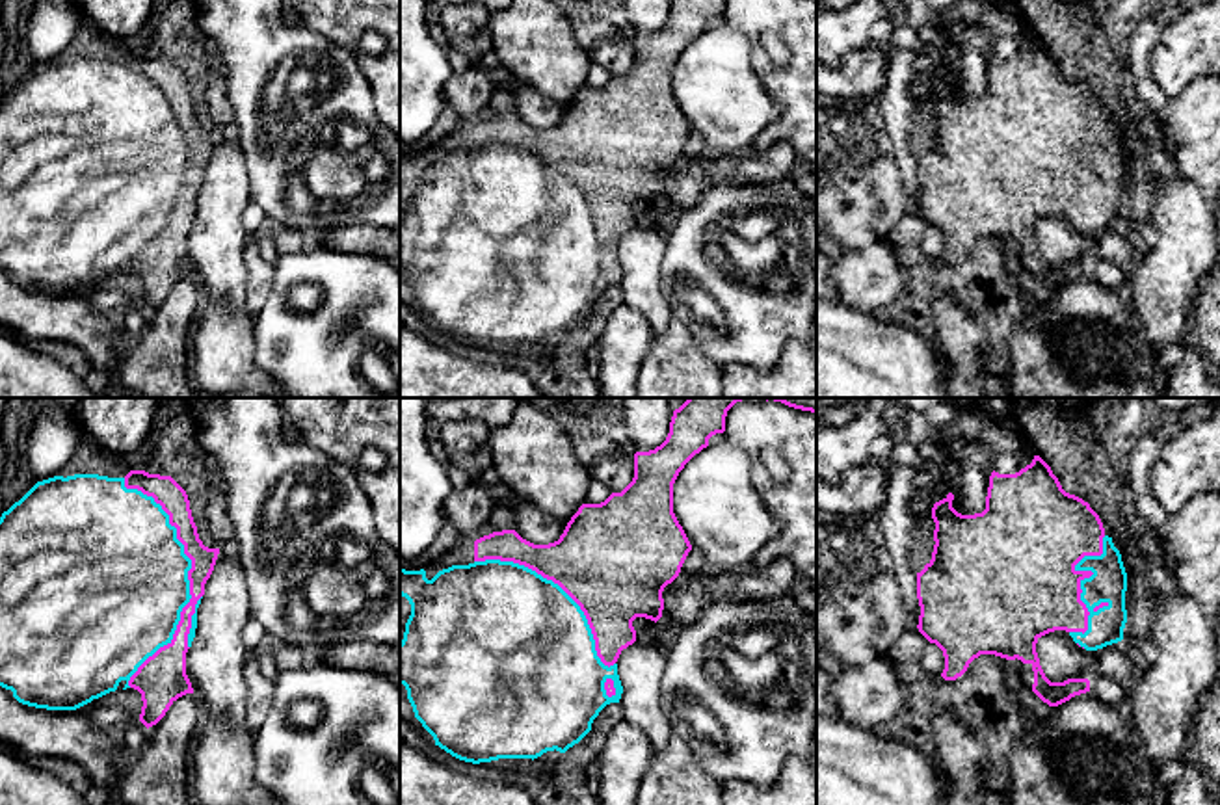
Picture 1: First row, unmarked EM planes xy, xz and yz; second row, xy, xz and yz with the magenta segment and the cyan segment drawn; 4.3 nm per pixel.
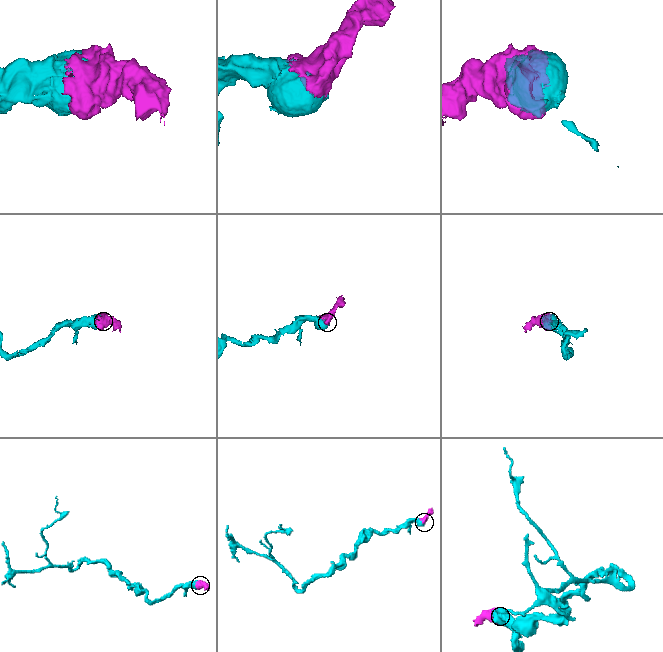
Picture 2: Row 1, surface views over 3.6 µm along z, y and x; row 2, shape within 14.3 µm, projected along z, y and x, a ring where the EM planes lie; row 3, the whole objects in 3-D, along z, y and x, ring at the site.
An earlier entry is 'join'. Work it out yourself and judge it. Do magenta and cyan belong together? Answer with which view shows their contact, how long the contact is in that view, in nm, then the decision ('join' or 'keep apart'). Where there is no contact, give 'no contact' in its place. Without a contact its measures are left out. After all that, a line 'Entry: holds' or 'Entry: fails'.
contact in xy; length 900 nm; join
Entry: holds

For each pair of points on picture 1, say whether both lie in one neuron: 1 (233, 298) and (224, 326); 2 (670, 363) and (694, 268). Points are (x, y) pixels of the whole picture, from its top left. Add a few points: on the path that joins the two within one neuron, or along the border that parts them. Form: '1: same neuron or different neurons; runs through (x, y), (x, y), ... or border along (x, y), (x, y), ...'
1: different neurons; border along (212, 294), (227, 305), (244, 305)
2: different neurons; border along (674, 316), (687, 328), (707, 357)

